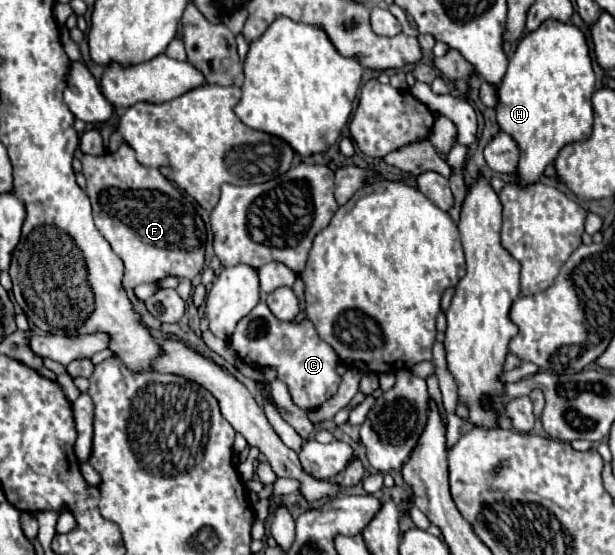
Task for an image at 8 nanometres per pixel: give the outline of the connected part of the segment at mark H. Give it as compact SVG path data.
M546 19L536 31L528 33L516 47L506 77L500 85L500 101L496 107L498 125L520 147L518 177L522 185L542 177L558 151L572 141L588 139L592 127L592 93L594 69L590 47L584 33L570 23Z

